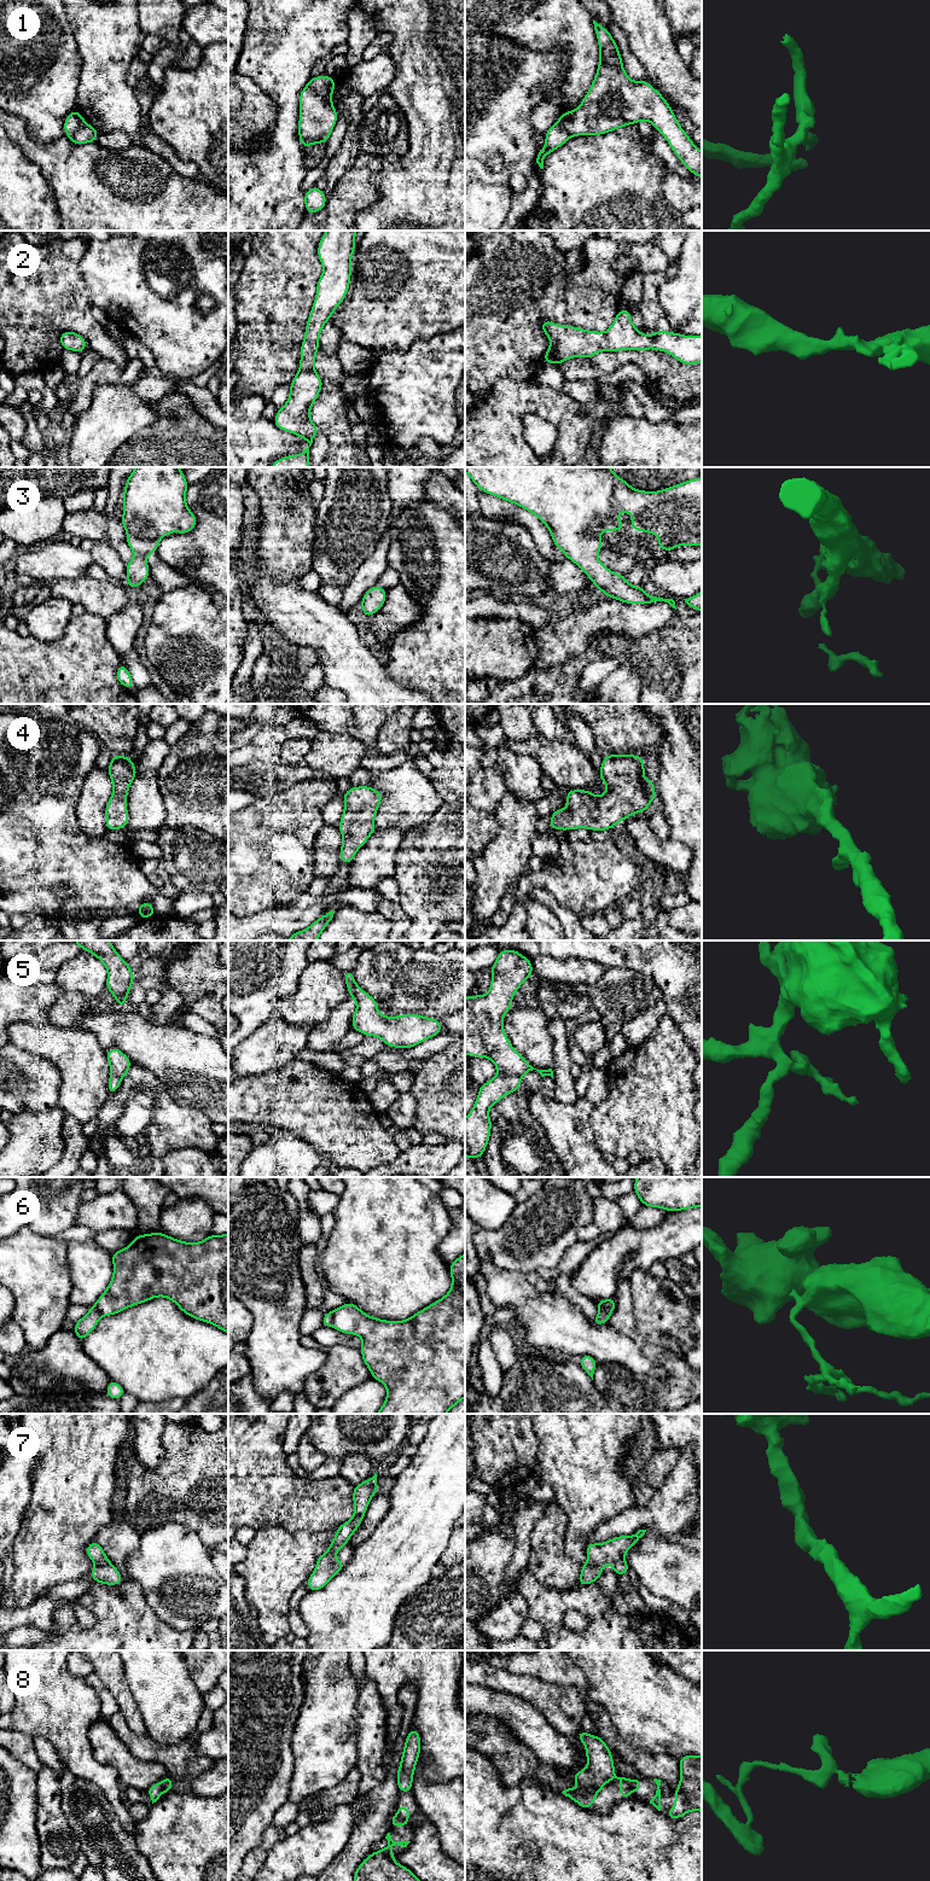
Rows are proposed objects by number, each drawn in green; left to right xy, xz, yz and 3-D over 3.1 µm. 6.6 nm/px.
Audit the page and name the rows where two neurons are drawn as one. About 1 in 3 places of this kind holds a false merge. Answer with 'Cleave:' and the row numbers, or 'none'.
Cleave: 1, 5, 6

